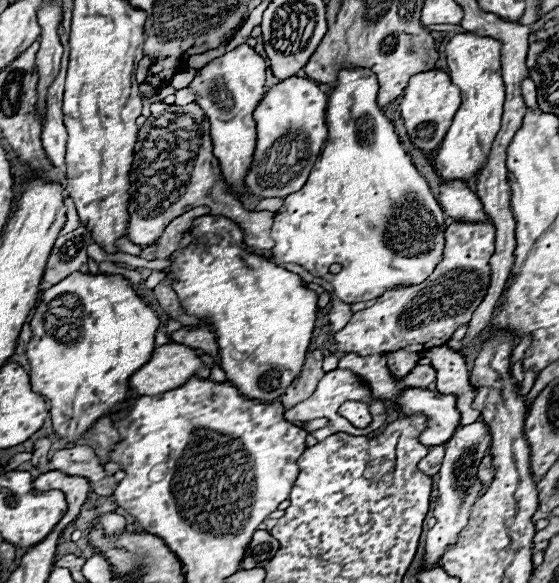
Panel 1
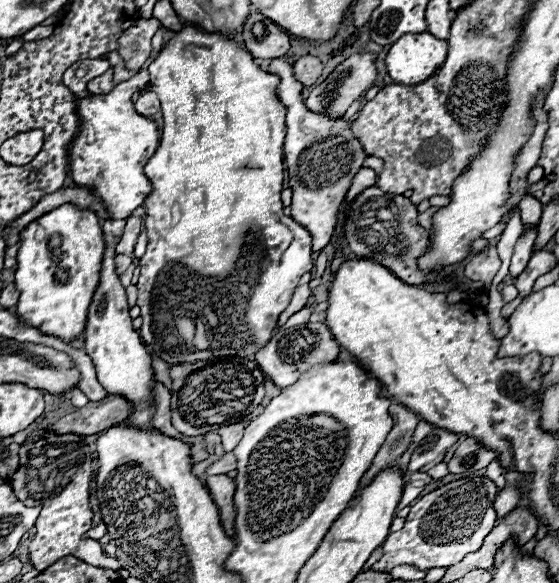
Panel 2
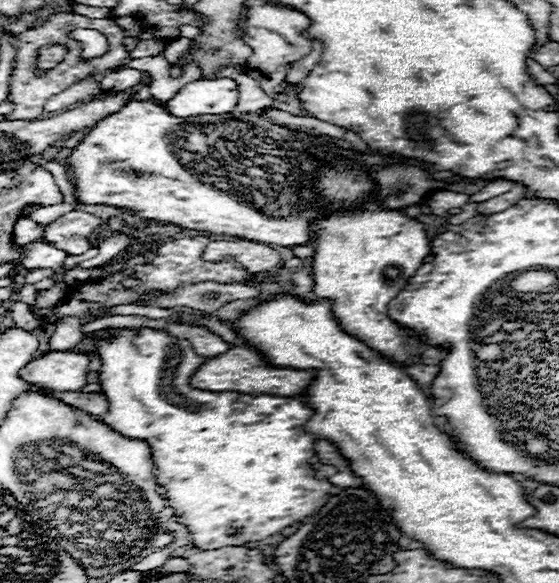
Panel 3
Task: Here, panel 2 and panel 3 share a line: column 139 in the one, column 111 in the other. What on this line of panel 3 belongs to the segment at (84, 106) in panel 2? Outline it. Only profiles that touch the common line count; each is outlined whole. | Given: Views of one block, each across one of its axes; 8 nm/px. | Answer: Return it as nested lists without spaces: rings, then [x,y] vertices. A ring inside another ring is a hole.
[[[126,68],[122,72],[108,72],[104,74],[104,78],[100,78],[100,86],[104,92],[110,90],[126,90],[133,85],[136,85],[140,80],[140,72]],[[132,100],[118,112],[96,122],[66,158],[66,164],[72,166],[76,176],[78,200],[82,204],[124,208],[136,218],[174,224],[196,232],[246,238],[272,246],[308,244],[312,240],[308,232],[310,220],[292,214],[308,214],[308,218],[318,218],[320,214],[312,204],[314,194],[310,188],[314,162],[292,130],[276,126],[270,118],[258,114],[246,118],[248,120],[222,120],[222,116],[176,118],[150,100]],[[200,136],[206,136],[210,146],[200,146]]]

